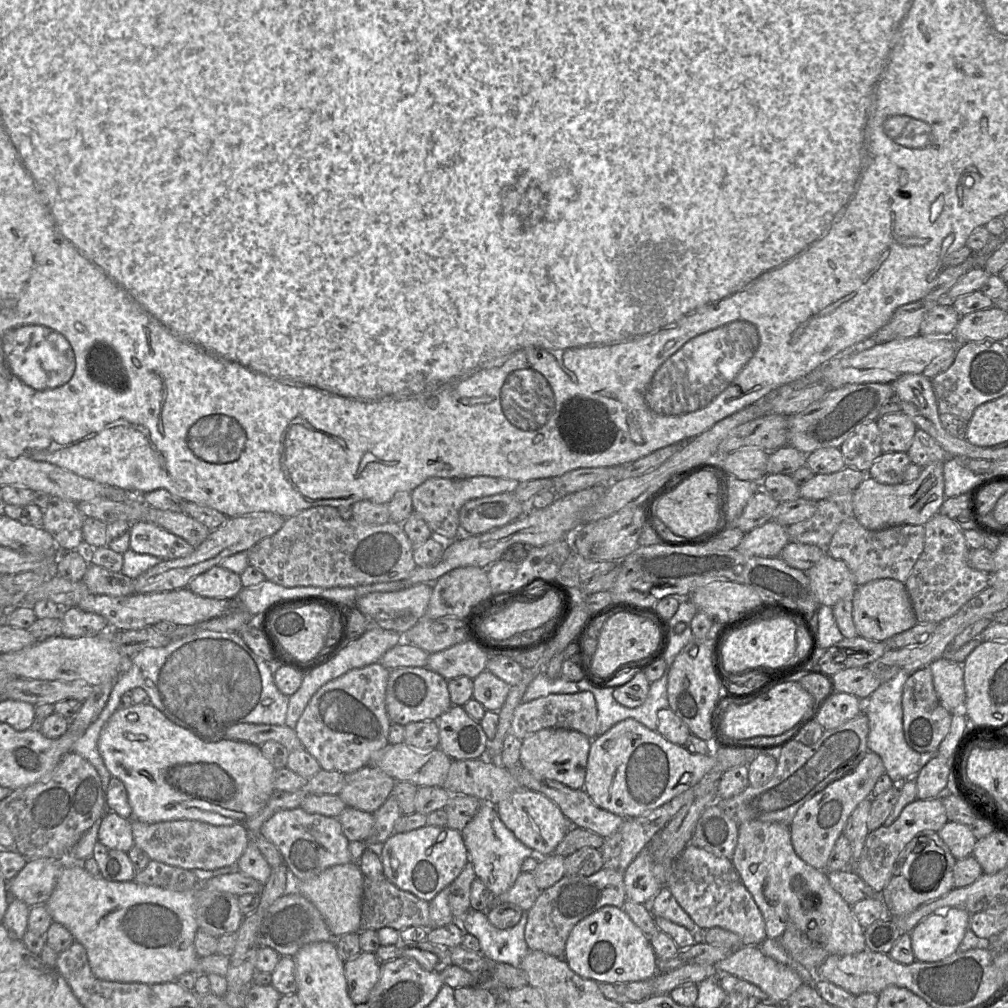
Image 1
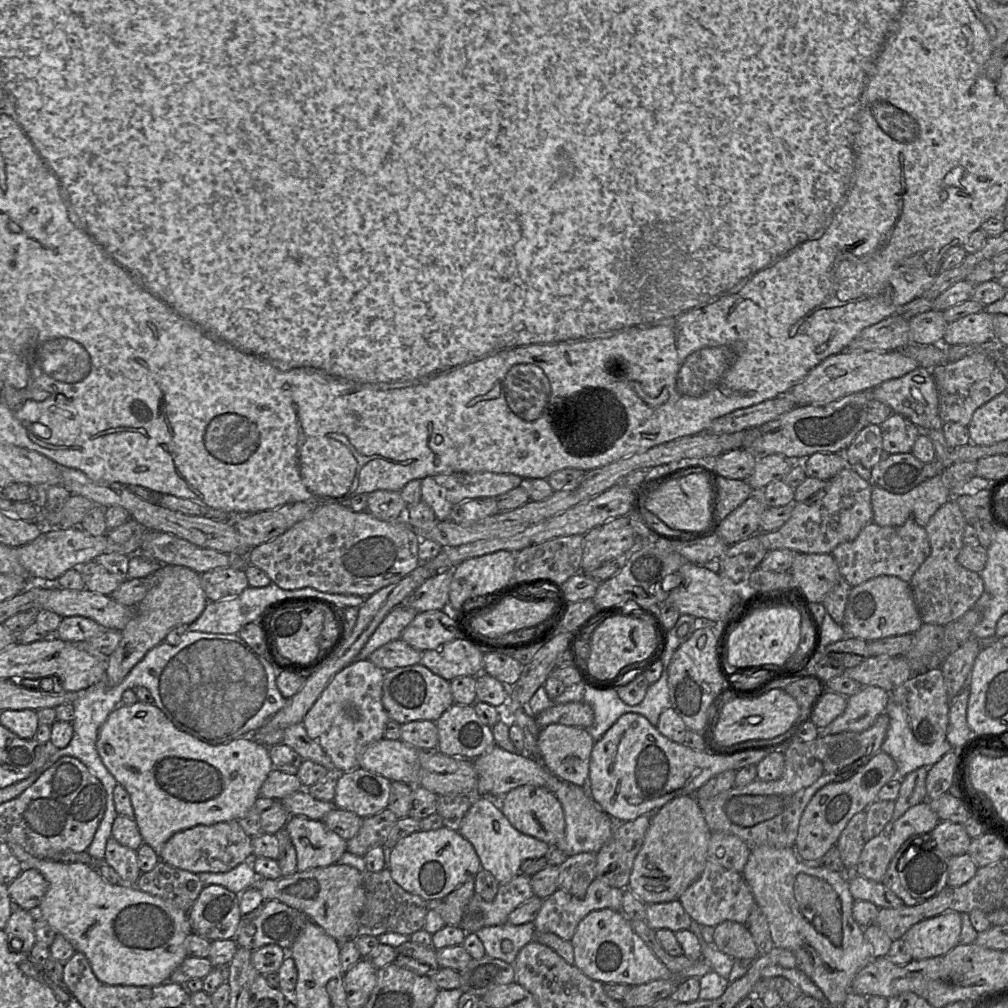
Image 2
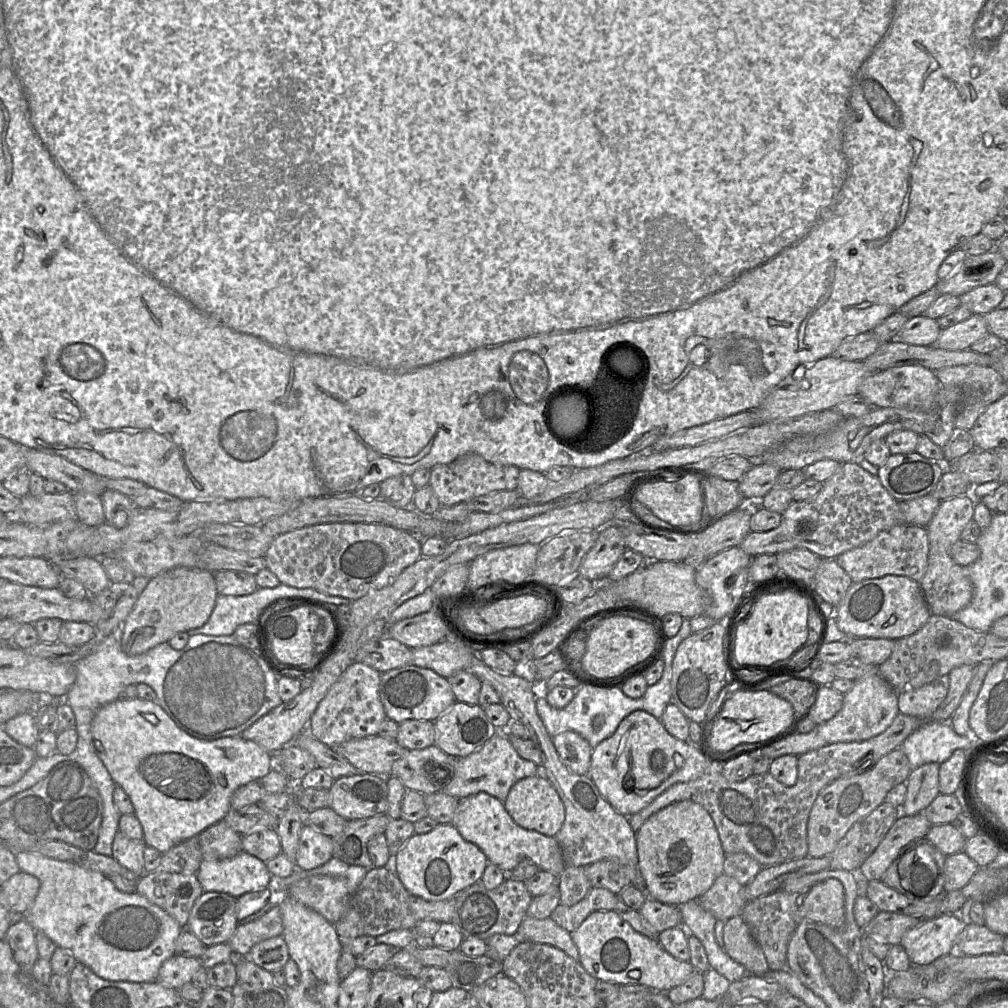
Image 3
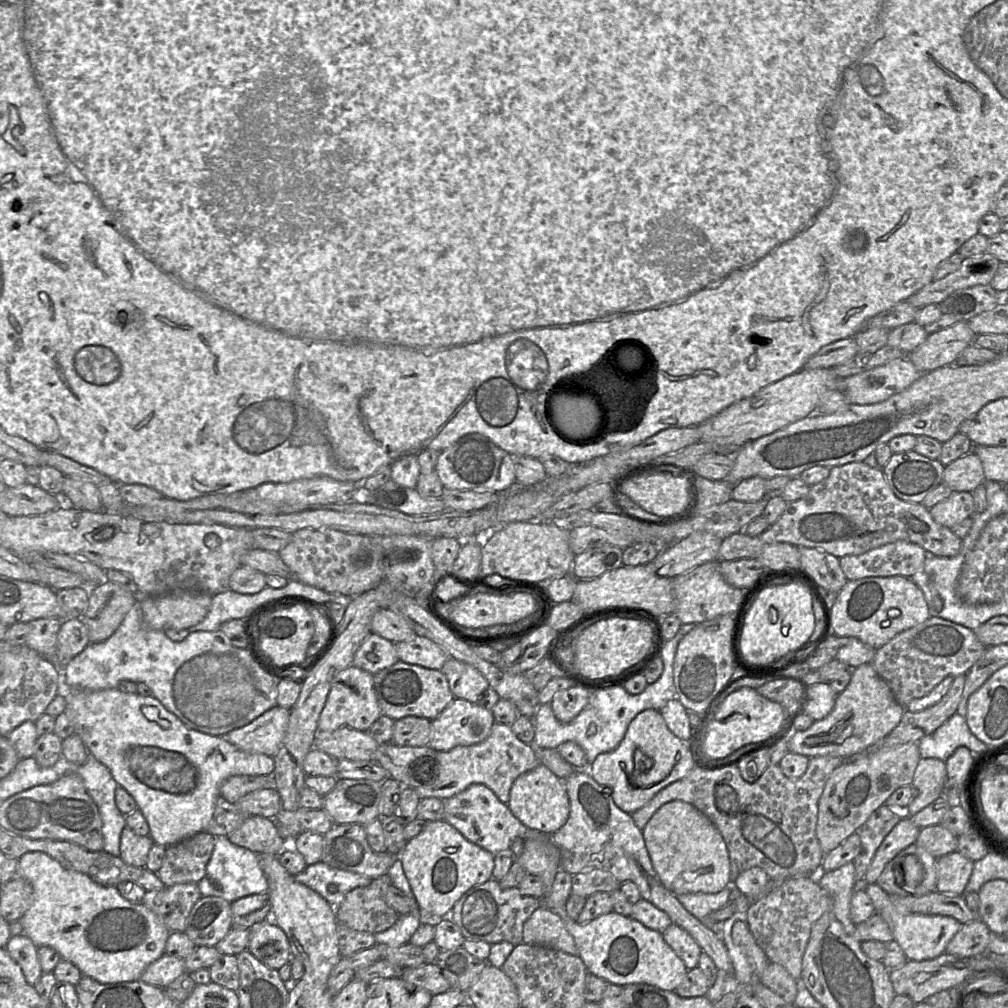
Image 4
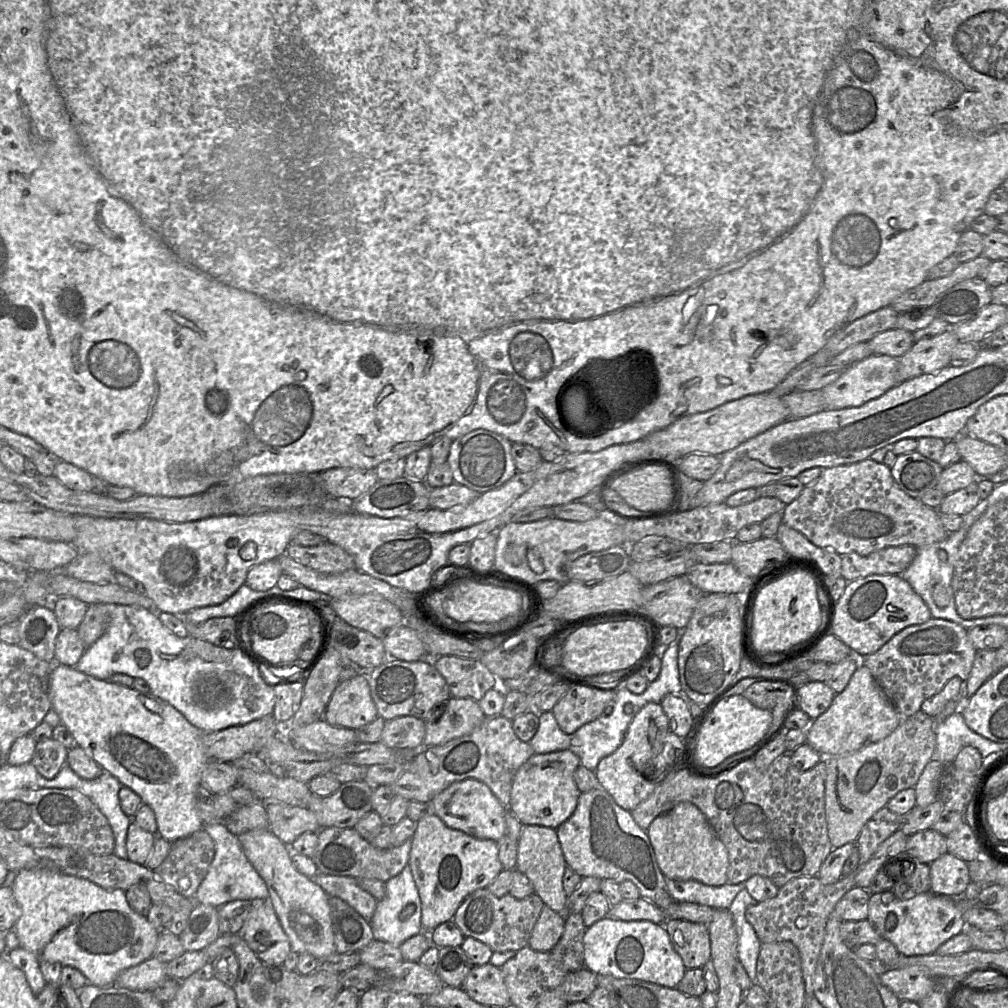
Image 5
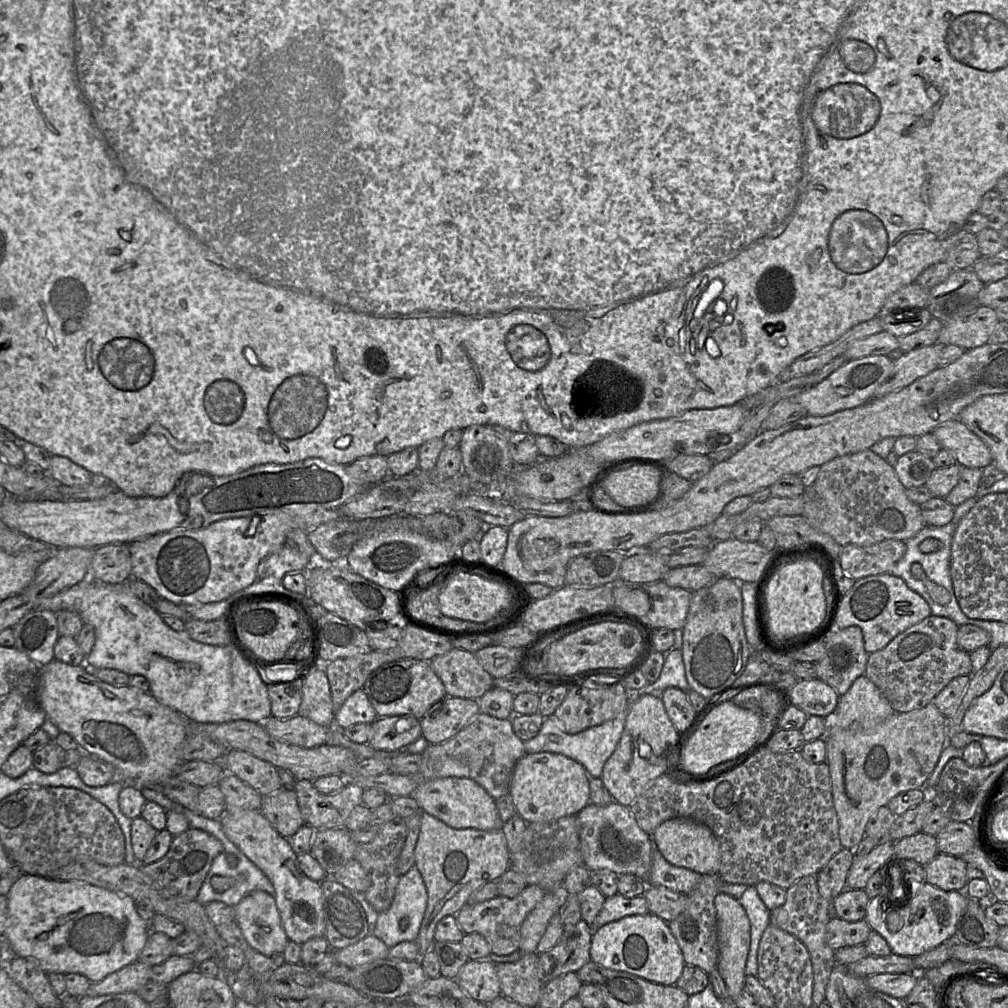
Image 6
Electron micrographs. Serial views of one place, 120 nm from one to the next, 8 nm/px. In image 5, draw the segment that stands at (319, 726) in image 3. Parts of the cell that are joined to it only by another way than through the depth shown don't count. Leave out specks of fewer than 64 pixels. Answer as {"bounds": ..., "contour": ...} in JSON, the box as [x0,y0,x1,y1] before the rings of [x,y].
{"bounds":[323,672,378,730],"contour":[[[359,672],[336,686],[323,715],[323,719],[332,726],[354,730],[377,717],[378,711],[365,672]]]}

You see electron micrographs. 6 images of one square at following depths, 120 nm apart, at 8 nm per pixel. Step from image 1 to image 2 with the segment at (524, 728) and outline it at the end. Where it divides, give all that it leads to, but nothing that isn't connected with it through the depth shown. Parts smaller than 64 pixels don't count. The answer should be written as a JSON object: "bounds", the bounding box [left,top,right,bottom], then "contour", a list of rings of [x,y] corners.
{"bounds":[535,701,594,728],"contour":[[[584,701],[568,702],[544,710],[535,716],[535,720],[539,728],[549,724],[588,728],[594,721],[594,711]]]}

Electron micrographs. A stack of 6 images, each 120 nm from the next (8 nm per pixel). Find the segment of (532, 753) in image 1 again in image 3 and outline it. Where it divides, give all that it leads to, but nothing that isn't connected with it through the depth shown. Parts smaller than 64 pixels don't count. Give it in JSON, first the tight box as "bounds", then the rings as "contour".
{"bounds":[552,730,592,775],"contour":[[[568,730],[552,737],[553,745],[562,762],[577,775],[589,775],[592,747],[578,733]]]}

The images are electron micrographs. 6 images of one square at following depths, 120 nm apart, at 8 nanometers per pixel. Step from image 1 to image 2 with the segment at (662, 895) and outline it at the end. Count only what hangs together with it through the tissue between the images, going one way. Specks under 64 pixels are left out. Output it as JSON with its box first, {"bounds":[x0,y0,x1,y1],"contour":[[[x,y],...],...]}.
{"bounds":[646,900,692,932],"contour":[[[679,900],[646,904],[646,922],[654,929],[669,929],[673,932],[689,929],[692,918]]]}

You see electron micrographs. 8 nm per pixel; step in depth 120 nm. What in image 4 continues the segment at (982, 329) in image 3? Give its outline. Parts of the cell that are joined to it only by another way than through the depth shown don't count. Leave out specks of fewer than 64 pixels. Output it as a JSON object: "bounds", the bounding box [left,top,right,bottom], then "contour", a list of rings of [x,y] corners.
{"bounds":[907,321,975,373],"contour":[[[957,321],[951,327],[928,335],[907,358],[920,373],[953,365],[958,355],[973,343],[975,336],[967,321]]]}

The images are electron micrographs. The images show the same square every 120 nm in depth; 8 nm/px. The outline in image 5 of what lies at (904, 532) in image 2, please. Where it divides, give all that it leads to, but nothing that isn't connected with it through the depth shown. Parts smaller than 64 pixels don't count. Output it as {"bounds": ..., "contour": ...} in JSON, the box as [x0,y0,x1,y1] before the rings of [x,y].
{"bounds":[841,545,917,581],"contour":[[[912,545],[889,546],[868,555],[842,554],[841,576],[847,581],[873,574],[900,574],[911,564],[917,548]]]}

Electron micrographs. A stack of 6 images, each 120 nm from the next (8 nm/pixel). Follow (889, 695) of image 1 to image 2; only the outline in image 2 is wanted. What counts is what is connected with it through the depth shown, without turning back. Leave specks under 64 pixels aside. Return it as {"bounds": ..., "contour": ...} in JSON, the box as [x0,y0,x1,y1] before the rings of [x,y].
{"bounds":[881,694,953,777],"contour":[[[891,694],[884,712],[889,716],[889,726],[881,751],[895,761],[898,777],[920,767],[931,767],[953,749],[947,740],[930,745],[918,742],[912,733],[908,714],[891,698]]]}

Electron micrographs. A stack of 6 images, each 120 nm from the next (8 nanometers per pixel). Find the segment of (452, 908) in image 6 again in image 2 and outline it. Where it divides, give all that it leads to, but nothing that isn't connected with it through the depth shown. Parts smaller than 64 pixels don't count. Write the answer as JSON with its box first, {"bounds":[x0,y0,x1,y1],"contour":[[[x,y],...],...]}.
{"bounds":[388,826,481,902],"contour":[[[446,826],[420,830],[402,838],[391,848],[388,870],[393,880],[405,891],[426,902],[441,899],[481,869],[480,859],[472,844],[459,831]]]}

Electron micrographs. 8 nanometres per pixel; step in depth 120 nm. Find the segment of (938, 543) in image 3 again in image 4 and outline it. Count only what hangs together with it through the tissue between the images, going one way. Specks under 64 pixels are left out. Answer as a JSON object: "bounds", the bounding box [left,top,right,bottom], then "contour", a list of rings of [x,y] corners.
{"bounds":[929,491,974,528],"contour":[[[968,491],[953,492],[948,498],[932,506],[929,512],[937,523],[952,528],[965,518],[974,515],[972,493]]]}

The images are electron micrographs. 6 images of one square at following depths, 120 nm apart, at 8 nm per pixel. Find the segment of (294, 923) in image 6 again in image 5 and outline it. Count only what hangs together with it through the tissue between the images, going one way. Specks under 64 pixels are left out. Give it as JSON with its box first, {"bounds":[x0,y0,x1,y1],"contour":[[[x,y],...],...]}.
{"bounds":[238,828,335,961],"contour":[[[269,828],[245,832],[238,839],[247,859],[267,885],[268,901],[290,940],[291,951],[309,953],[320,961],[335,953],[329,896],[312,879],[295,868],[290,846],[283,843]]]}

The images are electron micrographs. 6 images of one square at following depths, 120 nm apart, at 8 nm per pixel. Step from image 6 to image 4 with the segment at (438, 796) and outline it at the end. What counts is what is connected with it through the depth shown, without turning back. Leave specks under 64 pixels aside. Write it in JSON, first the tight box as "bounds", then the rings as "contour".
{"bounds":[443,784,548,855],"contour":[[[471,784],[462,792],[443,800],[443,820],[455,827],[467,840],[486,849],[493,855],[510,848],[515,838],[545,840],[548,835],[525,826],[484,784]]]}

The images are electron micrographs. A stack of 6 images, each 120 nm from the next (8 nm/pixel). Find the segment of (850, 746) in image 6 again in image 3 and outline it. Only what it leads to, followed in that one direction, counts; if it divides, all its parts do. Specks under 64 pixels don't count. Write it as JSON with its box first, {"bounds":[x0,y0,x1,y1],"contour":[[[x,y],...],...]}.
{"bounds":[807,748,912,858],"contour":[[[897,748],[883,756],[872,769],[852,777],[836,779],[818,794],[807,823],[807,856],[819,858],[831,855],[839,841],[855,822],[862,822],[884,803],[887,793],[907,781],[912,768],[904,752]]]}

